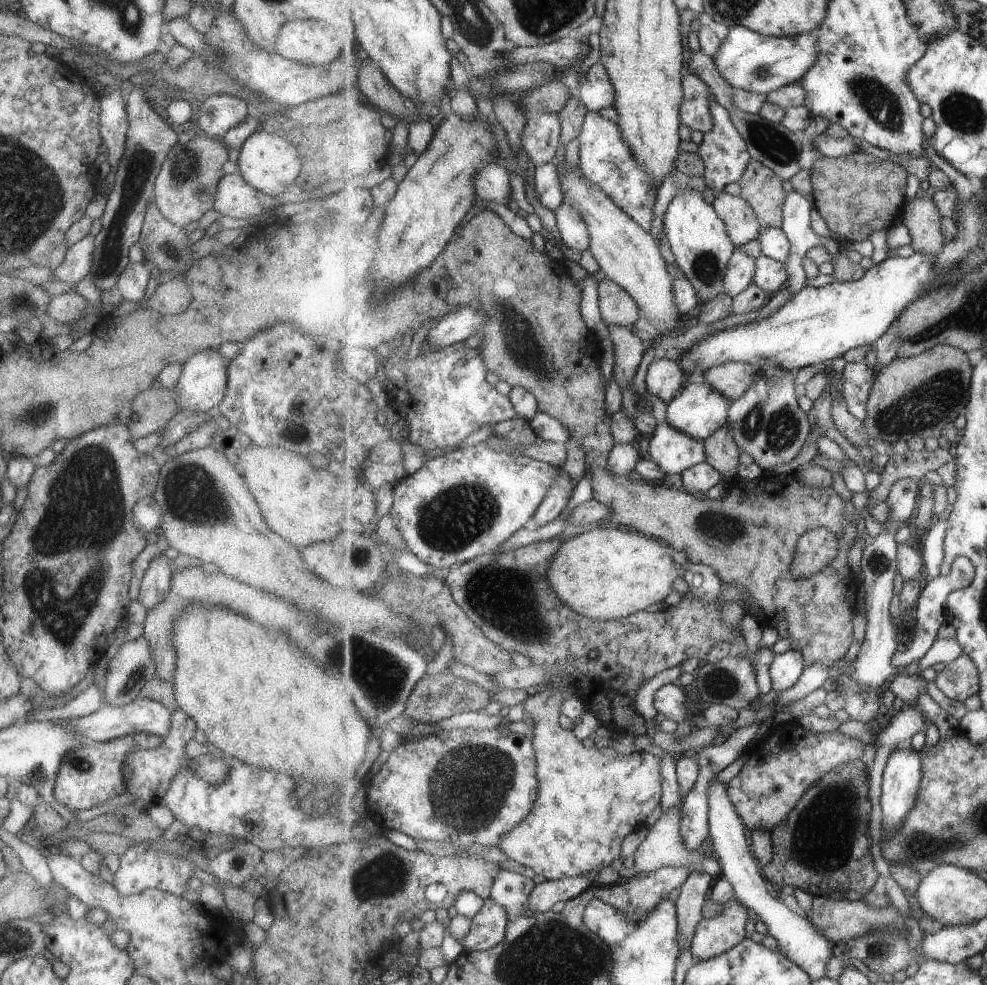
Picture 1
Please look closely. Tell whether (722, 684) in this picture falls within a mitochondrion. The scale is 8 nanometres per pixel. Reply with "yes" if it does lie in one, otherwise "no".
yes

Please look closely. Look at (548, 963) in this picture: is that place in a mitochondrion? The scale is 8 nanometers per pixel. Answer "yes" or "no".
yes

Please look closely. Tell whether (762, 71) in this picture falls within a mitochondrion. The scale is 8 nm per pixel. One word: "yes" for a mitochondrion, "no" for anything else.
yes

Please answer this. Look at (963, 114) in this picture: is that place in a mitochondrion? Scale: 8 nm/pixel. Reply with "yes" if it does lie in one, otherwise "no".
yes

